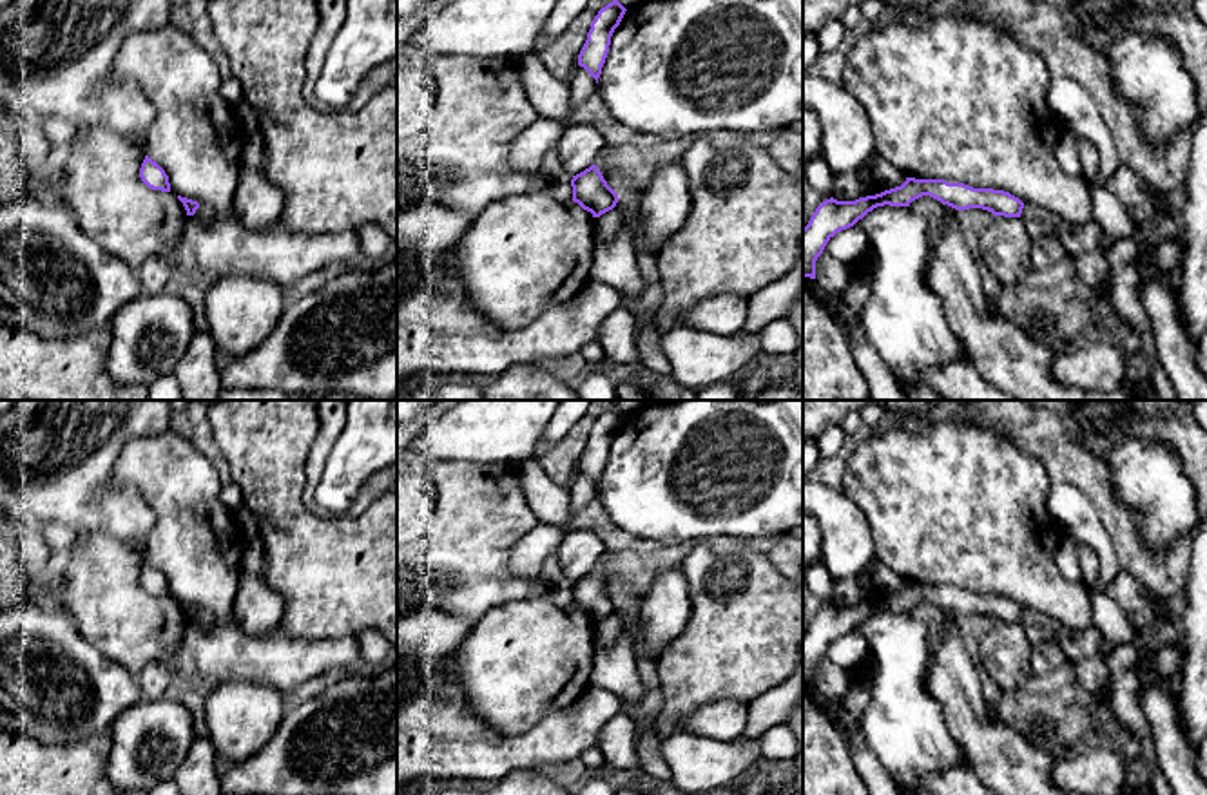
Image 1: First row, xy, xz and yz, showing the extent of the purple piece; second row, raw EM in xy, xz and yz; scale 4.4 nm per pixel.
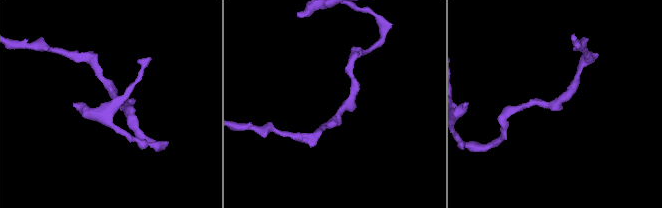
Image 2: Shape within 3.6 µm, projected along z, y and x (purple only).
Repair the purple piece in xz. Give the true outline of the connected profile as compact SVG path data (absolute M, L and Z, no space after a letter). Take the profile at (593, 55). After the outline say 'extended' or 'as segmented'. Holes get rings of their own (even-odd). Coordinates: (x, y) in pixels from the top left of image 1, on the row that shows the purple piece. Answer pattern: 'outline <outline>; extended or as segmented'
outline M613 0L602 7L591 22L587 40L578 54L578 65L584 67L596 80L596 83L609 53L611 36L620 25L625 11L627 9L618 0Z; as segmented

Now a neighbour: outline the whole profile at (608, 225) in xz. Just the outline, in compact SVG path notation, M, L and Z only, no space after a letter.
M613 208L600 217L594 217L596 235L611 243L622 230L622 217Z

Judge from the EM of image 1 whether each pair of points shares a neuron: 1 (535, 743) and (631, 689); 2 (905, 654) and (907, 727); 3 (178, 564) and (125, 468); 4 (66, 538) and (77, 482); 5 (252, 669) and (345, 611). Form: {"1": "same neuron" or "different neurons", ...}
{"1": "different neurons", "2": "same neuron", "3": "same neuron", "4": "different neurons", "5": "different neurons"}

